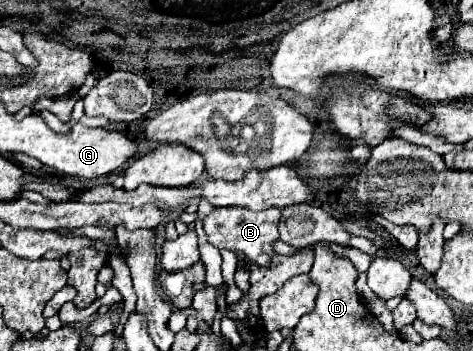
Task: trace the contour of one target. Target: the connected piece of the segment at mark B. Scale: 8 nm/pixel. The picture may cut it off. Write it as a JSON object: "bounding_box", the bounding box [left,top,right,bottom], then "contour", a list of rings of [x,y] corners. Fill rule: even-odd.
{"bounding_box":[204,206,282,266],"contour":[[[272,206],[262,212],[250,212],[246,208],[216,208],[204,218],[204,232],[212,246],[230,248],[232,252],[244,254],[250,262],[258,266],[268,266],[274,256],[272,244],[278,240],[278,218],[282,210]]]}

